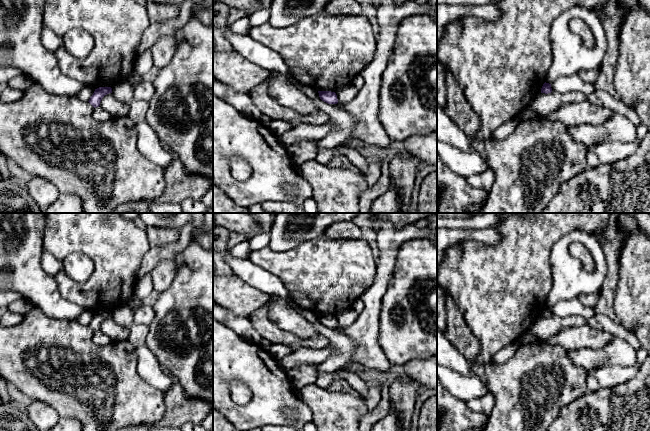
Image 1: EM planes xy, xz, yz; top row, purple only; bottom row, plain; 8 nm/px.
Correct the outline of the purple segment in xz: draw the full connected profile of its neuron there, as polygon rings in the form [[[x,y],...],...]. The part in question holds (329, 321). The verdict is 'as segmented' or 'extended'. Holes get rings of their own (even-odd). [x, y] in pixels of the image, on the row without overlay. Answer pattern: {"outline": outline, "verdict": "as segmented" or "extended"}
{"outline": [[[318,315],[319,321],[322,325],[328,327],[328,328],[337,328],[338,323],[335,316],[331,315]]], "verdict": "as segmented"}

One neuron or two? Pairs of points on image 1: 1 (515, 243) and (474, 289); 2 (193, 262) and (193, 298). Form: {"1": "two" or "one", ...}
{"1": "one", "2": "one"}

